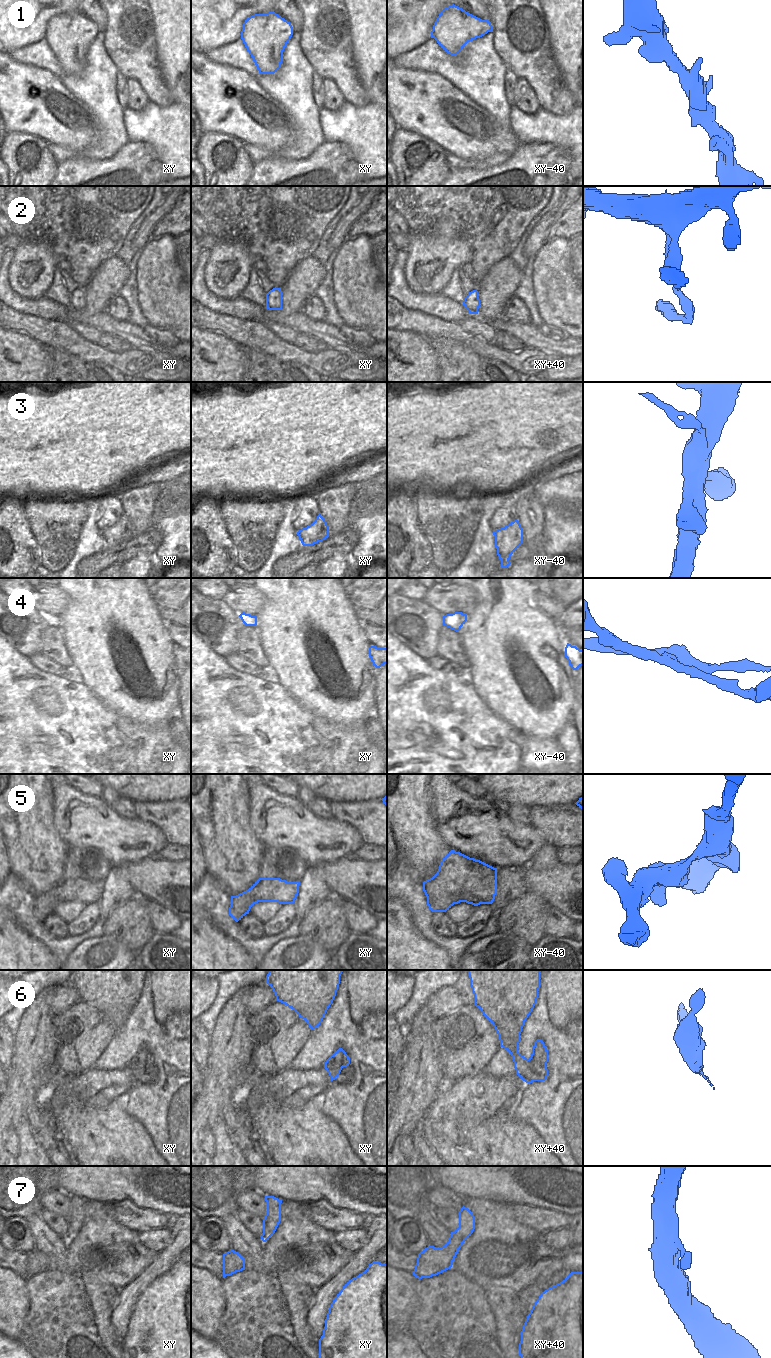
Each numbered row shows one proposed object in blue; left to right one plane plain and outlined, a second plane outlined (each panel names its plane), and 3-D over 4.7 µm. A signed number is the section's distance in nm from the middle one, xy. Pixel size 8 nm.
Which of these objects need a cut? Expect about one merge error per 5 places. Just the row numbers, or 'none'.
4, 6

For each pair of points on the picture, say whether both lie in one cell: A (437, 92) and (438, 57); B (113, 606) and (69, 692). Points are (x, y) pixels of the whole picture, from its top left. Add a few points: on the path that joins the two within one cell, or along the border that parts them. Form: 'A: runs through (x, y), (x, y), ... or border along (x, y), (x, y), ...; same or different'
A: border along (414, 69), (437, 73), (456, 87); different
B: border along (79, 681), (97, 697); different

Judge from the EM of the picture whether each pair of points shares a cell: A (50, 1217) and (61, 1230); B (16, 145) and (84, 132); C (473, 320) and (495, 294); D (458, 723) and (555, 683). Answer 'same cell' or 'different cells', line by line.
A: same cell
B: different cells
C: different cells
D: different cells

